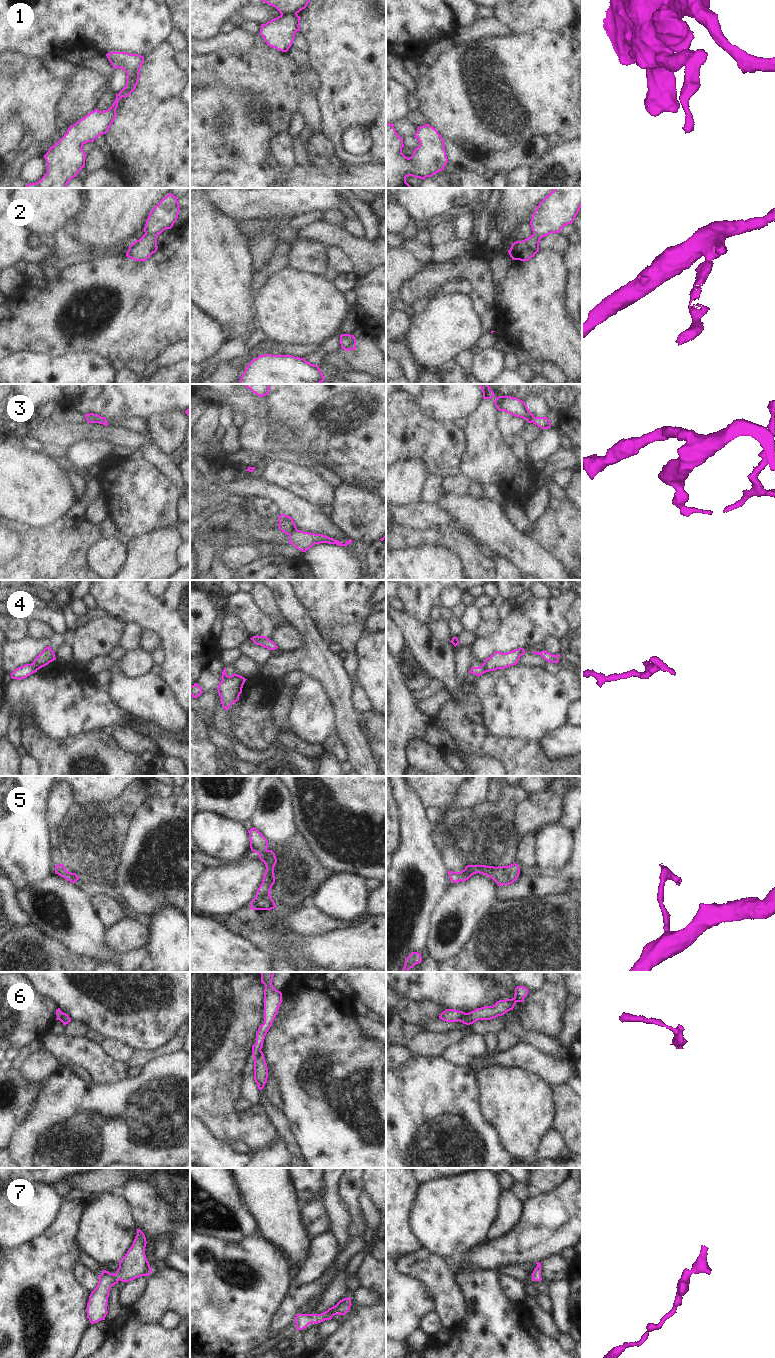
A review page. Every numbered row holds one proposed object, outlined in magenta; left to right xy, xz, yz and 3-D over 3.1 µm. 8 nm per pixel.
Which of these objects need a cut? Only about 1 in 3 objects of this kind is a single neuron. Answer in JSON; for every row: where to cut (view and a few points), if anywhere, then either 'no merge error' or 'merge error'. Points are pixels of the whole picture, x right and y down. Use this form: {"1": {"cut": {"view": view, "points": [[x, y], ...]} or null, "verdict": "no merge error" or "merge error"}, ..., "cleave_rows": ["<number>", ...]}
{"1": {"cut": null, "verdict": "no merge error"}, "2": {"cut": null, "verdict": "no merge error"}, "3": {"cut": {"view": "xz", "points": [[297, 529], [289, 535]]}, "verdict": "merge error"}, "4": {"cut": {"view": "yz", "points": [[483, 663], [488, 671]]}, "verdict": "merge error"}, "5": {"cut": {"view": "xy", "points": [[68, 872], [69, 880]]}, "verdict": "merge error"}, "6": {"cut": {"view": "yz", "points": [[468, 1013], [458, 1020]]}, "verdict": "merge error"}, "7": {"cut": null, "verdict": "no merge error"}, "cleave_rows": ["3", "4", "5", "6"]}

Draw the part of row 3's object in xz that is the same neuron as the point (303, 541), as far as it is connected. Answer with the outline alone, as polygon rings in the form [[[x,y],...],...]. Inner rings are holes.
[[[298,529],[289,535],[289,544],[292,544],[295,548],[302,552],[306,552],[315,544],[328,543],[346,547],[348,544],[352,542],[353,541],[349,539],[348,541],[346,541],[345,544],[342,544],[340,541],[325,536],[323,534],[303,532]]]

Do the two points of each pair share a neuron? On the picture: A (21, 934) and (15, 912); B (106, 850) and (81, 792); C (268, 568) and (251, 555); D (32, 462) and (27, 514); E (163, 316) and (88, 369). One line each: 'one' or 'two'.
A: two
B: two
C: two
D: one
E: two

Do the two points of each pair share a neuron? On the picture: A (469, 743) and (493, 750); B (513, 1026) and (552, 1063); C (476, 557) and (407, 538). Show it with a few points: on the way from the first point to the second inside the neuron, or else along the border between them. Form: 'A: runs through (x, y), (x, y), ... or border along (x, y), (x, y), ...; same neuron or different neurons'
A: runs through (475, 743), (487, 745); same neuron
B: border along (521, 1040), (531, 1043), (554, 1056); different neurons
C: runs through (459, 543), (452, 538), (424, 538); same neuron

